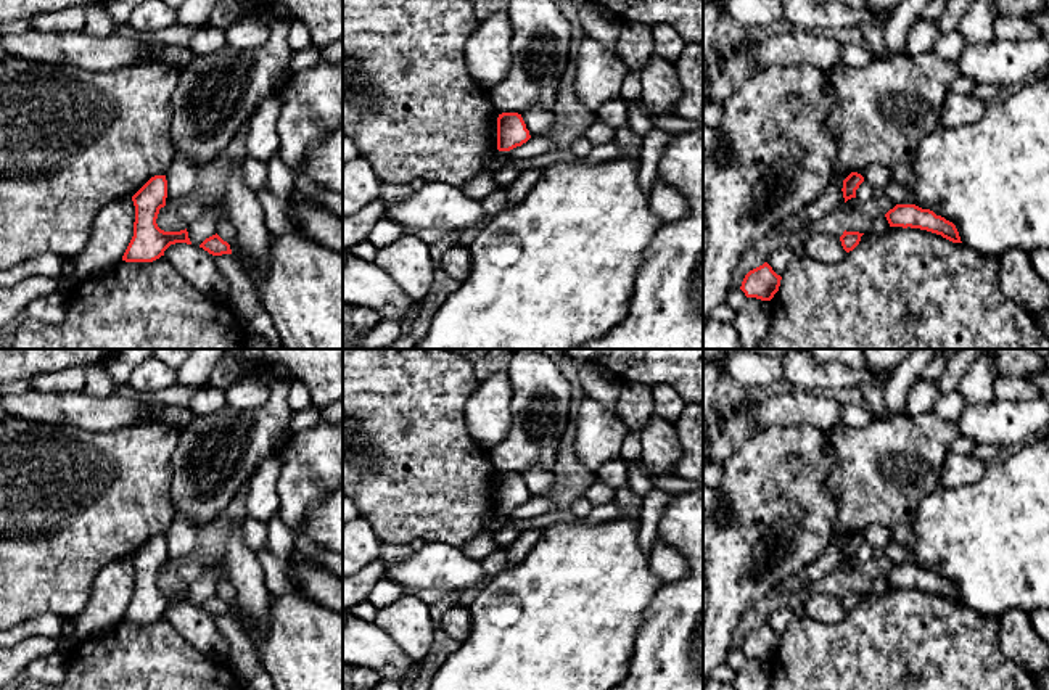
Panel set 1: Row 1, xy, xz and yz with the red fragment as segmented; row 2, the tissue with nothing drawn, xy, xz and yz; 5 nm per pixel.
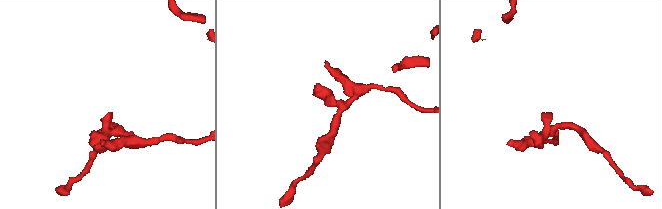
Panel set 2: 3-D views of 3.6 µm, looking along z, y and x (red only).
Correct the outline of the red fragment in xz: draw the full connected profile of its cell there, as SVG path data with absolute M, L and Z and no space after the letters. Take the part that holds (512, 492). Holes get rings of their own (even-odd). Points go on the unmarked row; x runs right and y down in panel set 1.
M502 473L497 478L497 510L510 511L531 499L526 484L518 473Z

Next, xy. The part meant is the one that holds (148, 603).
M166 536L151 537L134 557L135 582L134 597L122 616L125 622L153 622L175 603L191 605L188 592L164 592L158 587L159 569L166 566Z

